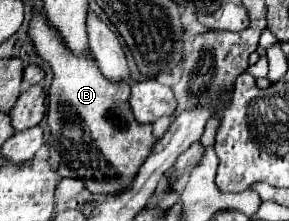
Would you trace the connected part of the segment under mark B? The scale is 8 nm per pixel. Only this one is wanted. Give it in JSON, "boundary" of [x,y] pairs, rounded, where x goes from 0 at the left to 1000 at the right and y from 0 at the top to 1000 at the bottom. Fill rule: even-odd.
{"boundary":[[[118,72],[104,100],[104,163],[118,181],[125,235],[131,253],[173,290],[180,326],[187,326],[187,371],[166,407],[166,570],[173,570],[173,606],[166,606],[166,661],[173,661],[173,742],[194,760],[194,778],[208,796],[263,796],[270,814],[284,814],[284,833],[298,842],[298,860],[311,860],[318,878],[381,878],[381,887],[408,887],[408,869],[436,869],[436,851],[450,851],[450,833],[464,824],[464,796],[478,778],[478,760],[498,742],[505,706],[519,706],[533,652],[547,643],[547,624],[533,624],[526,606],[526,570],[484,570],[457,507],[450,507],[450,389],[443,380],[388,380],[374,371],[332,271],[304,271],[304,262],[270,262],[256,253],[201,172],[201,145],[145,81],[145,72]]]}

